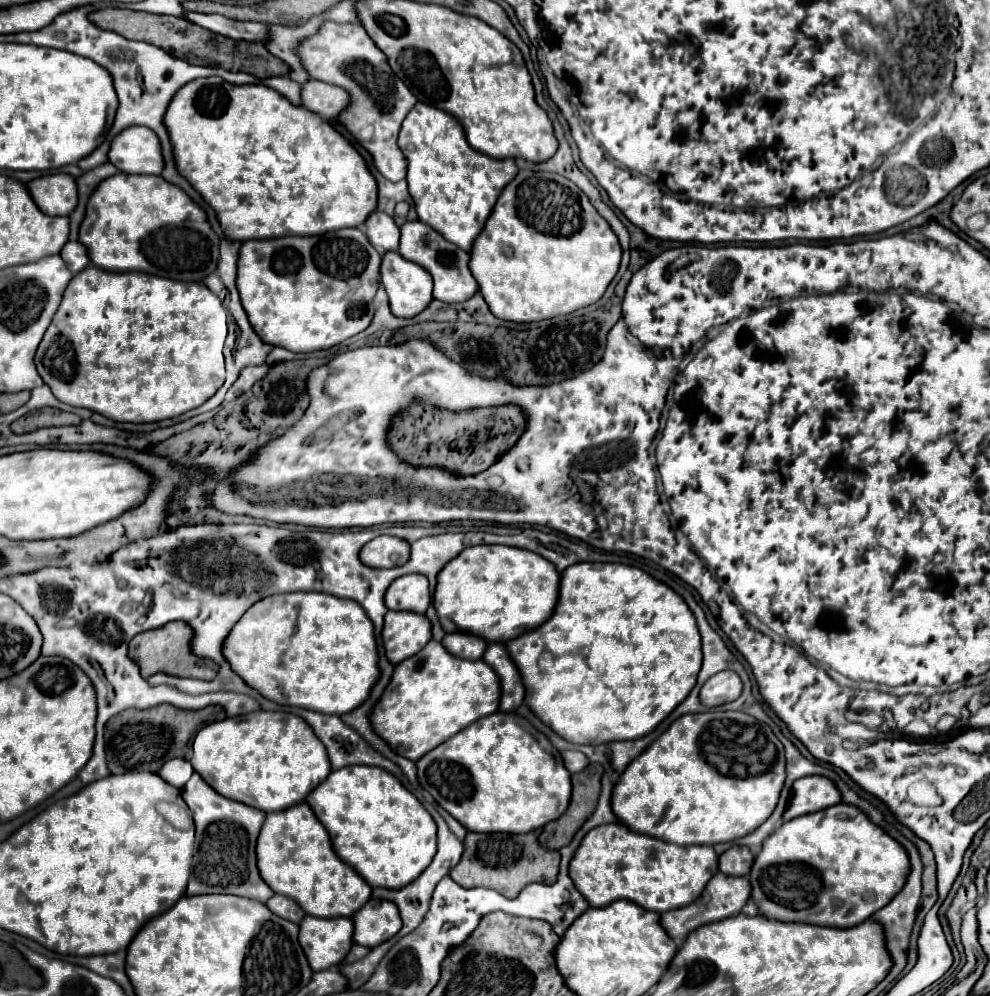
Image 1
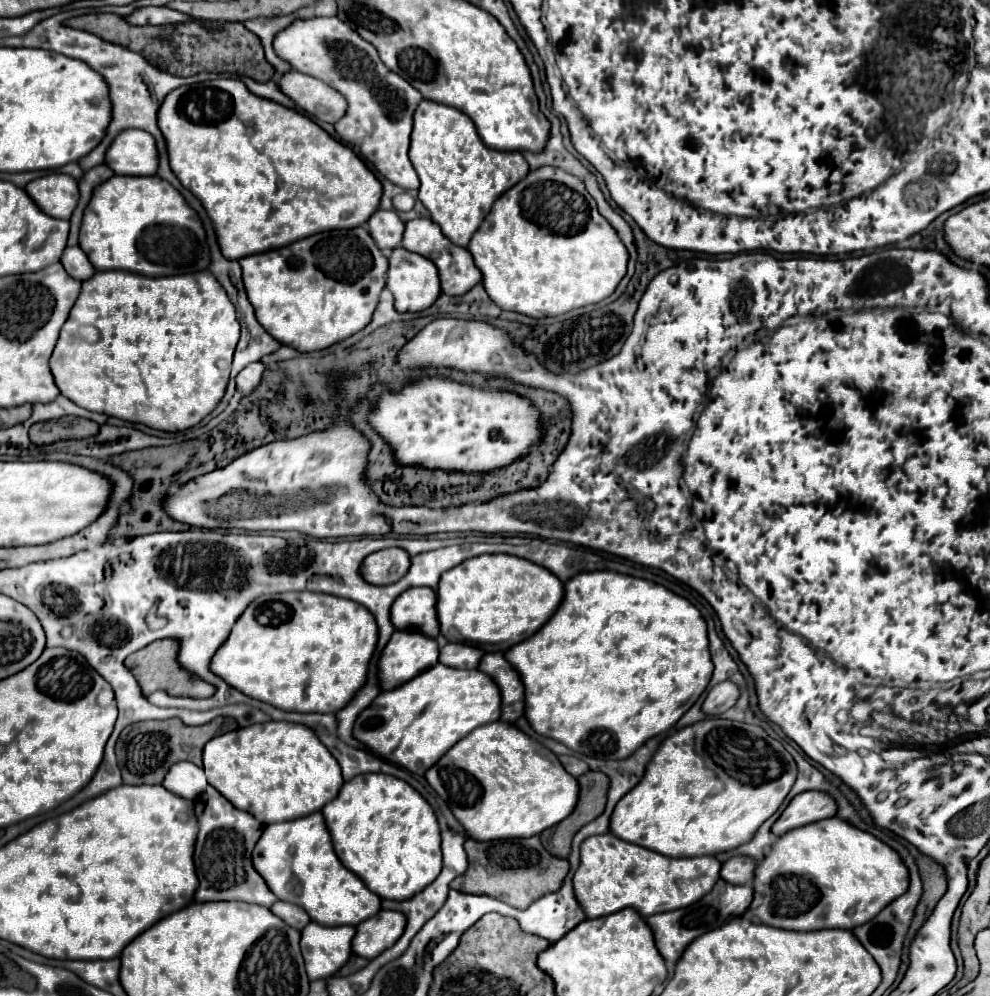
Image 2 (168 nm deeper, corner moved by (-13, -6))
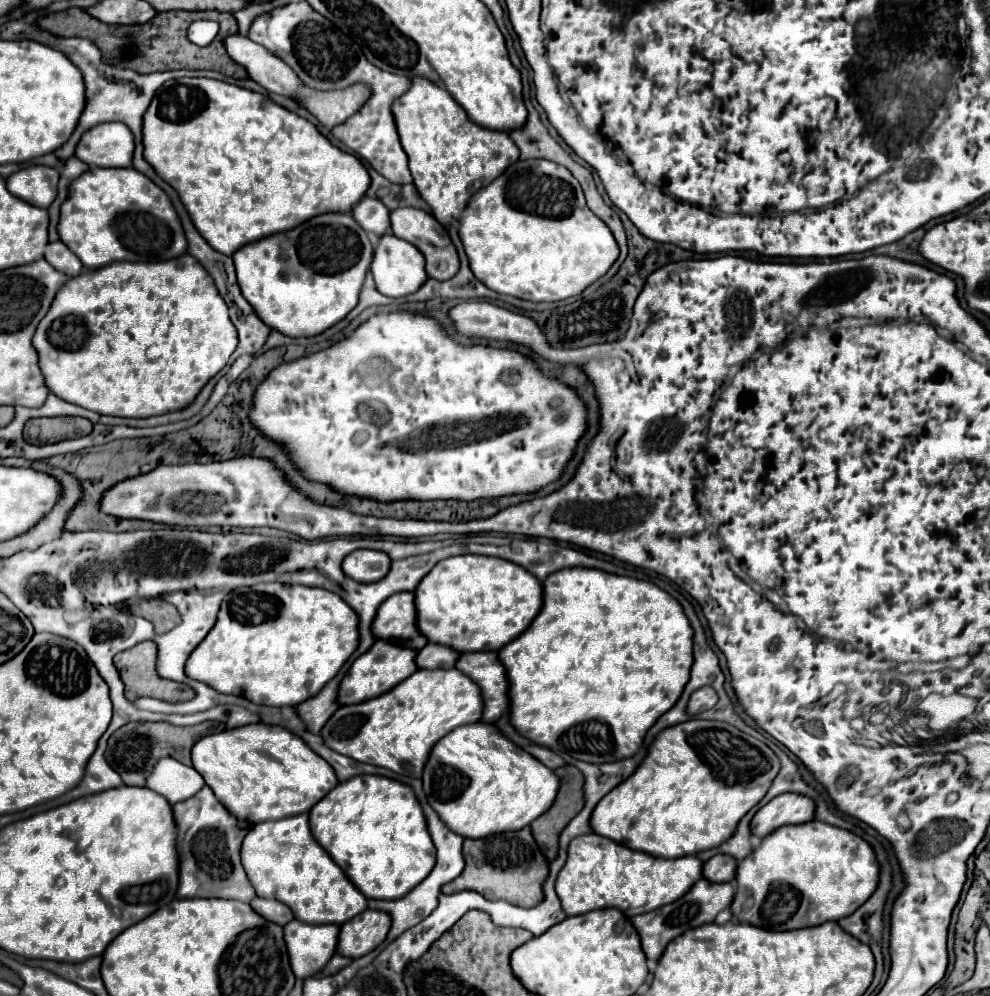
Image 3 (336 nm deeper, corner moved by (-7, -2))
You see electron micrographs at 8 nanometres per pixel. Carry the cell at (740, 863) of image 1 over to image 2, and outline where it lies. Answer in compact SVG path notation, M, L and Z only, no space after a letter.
M734 856L722 864L720 878L730 884L748 884L754 878L754 862L748 856Z

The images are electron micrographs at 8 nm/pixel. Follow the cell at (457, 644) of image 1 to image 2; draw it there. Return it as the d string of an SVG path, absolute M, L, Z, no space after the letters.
M448 644L440 650L440 664L452 668L476 668L482 654L480 648L470 644Z

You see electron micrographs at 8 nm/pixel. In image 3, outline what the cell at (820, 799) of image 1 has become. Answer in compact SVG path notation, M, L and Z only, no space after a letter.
M782 794L758 810L752 820L752 834L764 838L786 824L804 824L814 818L816 804L804 794Z

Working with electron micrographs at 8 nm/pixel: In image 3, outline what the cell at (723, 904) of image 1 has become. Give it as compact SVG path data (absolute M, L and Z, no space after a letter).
M700 878L690 888L690 892L686 892L680 900L676 900L672 904L666 904L666 906L662 906L658 910L652 910L652 912L646 912L646 914L640 914L640 916L630 918L632 924L634 924L634 928L640 934L642 950L644 950L644 954L648 958L650 972L656 970L656 962L660 960L660 954L664 952L664 946L668 946L668 942L672 938L676 938L676 936L680 936L686 930L692 930L696 926L714 922L716 914L722 912L724 908L728 908L732 904L732 898L734 898L734 886L730 882L718 884L718 882L708 882L706 878Z

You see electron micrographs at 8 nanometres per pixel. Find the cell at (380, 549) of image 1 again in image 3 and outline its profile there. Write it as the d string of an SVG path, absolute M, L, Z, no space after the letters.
M354 550L342 562L342 570L356 582L378 582L390 570L390 556L380 550Z

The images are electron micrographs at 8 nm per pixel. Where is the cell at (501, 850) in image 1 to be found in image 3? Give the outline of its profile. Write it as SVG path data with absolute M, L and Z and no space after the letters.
M528 826L522 828L520 832L506 832L498 836L488 836L484 840L464 840L462 854L466 860L466 868L458 878L442 886L444 894L460 890L476 890L488 900L508 900L524 908L536 906L544 896L544 882L548 878L548 860L534 842Z

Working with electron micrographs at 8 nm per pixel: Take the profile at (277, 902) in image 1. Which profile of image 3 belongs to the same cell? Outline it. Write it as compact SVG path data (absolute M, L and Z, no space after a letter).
M254 898L254 900L250 902L250 906L252 906L258 914L262 914L264 918L268 918L270 922L276 922L276 924L280 924L280 926L286 926L290 920L294 920L294 912L292 912L286 904L282 904L282 902L278 902L278 900Z

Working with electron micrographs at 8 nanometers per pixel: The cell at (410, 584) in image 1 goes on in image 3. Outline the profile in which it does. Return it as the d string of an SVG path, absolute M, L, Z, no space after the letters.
M398 592L390 596L378 608L372 632L376 638L390 642L400 640L404 646L410 646L414 650L420 650L428 644L416 626L416 604L412 592Z

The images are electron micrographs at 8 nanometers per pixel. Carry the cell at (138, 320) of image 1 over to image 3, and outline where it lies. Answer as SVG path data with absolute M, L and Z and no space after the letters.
M184 254L184 256L180 256L176 260L168 260L168 262L112 262L98 270L84 270L80 276L68 280L60 288L46 318L38 324L38 330L34 336L34 346L40 356L40 370L46 378L46 386L50 388L52 394L56 394L58 398L72 402L76 406L94 410L98 414L124 416L124 418L150 418L150 416L160 416L160 414L178 412L178 410L188 408L196 400L196 396L202 392L202 388L208 384L208 380L212 376L216 376L228 364L228 358L236 350L236 344L238 344L236 328L228 318L226 302L218 294L212 276L190 254Z

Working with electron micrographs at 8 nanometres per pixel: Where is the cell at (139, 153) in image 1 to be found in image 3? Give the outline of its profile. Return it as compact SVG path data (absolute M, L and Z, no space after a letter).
M108 122L88 130L78 142L76 156L88 166L128 168L132 166L134 134L122 122Z

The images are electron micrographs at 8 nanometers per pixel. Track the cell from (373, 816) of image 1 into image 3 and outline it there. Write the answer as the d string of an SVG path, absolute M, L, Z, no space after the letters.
M356 776L338 784L310 810L310 828L318 844L366 898L402 898L436 864L434 842L414 790L392 778Z

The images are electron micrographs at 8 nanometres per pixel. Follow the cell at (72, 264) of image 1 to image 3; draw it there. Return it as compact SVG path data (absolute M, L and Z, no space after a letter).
M50 242L44 258L48 260L48 264L52 264L56 270L64 272L68 278L76 278L82 274L82 266L80 260L76 258L76 254L72 254L68 250L68 246L64 246L62 242Z

